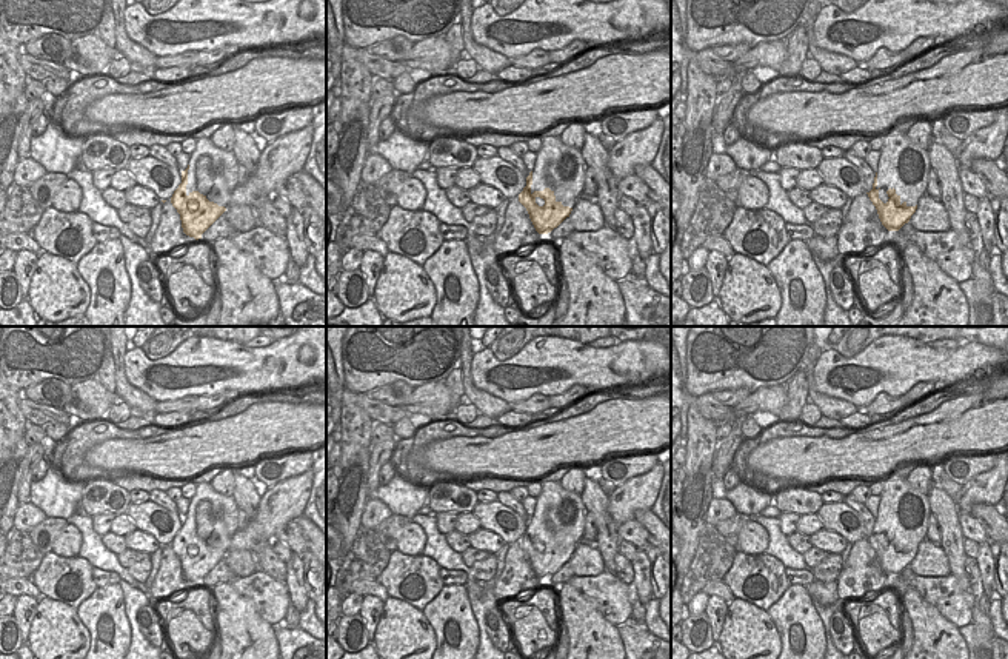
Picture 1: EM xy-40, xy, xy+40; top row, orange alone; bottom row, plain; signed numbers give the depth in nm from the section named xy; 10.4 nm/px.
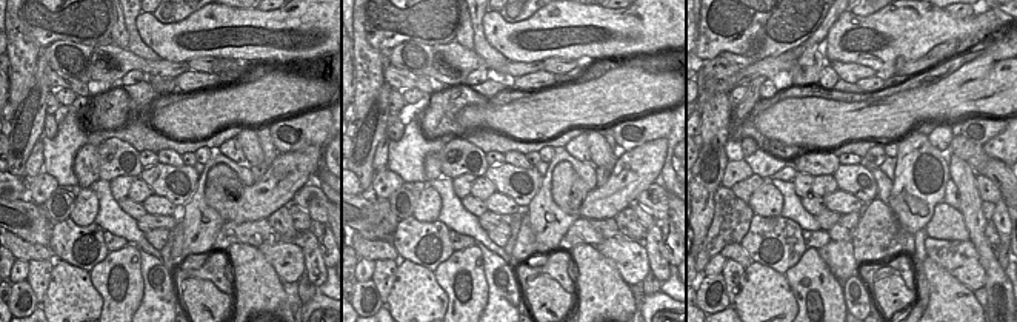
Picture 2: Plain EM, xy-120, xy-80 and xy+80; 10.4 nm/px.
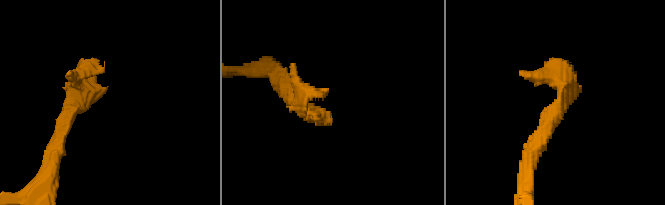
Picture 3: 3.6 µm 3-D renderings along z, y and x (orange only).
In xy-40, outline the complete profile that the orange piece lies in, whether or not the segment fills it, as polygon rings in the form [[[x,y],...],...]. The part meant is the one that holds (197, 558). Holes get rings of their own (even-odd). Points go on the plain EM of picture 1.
[[[211,483],[195,485],[188,513],[182,516],[182,528],[171,542],[180,559],[183,577],[195,585],[226,556],[229,539],[239,530],[239,507],[232,496],[217,493]],[[200,500],[211,503],[212,533],[206,540],[197,536],[195,508]]]

